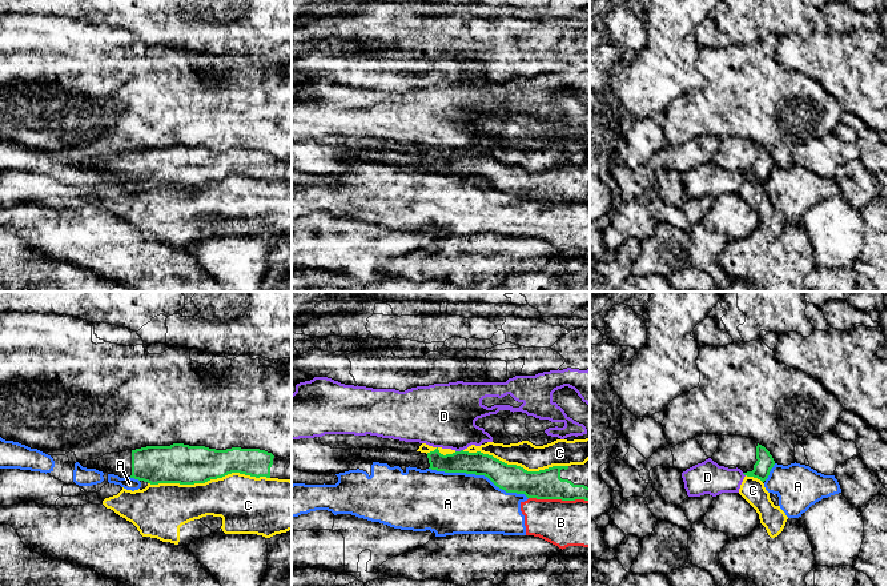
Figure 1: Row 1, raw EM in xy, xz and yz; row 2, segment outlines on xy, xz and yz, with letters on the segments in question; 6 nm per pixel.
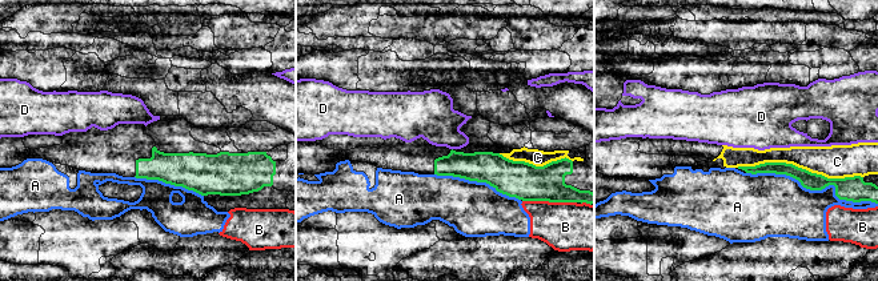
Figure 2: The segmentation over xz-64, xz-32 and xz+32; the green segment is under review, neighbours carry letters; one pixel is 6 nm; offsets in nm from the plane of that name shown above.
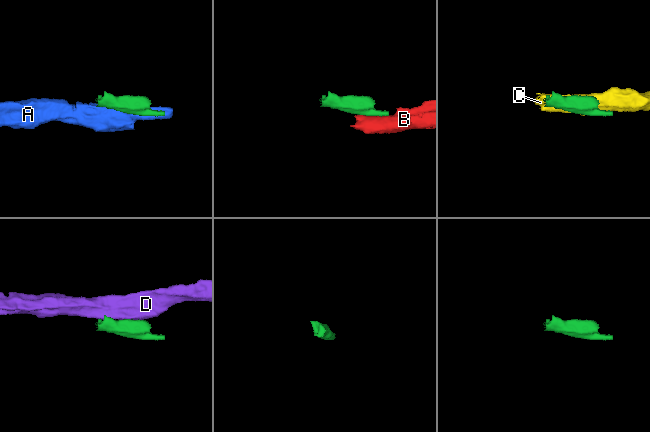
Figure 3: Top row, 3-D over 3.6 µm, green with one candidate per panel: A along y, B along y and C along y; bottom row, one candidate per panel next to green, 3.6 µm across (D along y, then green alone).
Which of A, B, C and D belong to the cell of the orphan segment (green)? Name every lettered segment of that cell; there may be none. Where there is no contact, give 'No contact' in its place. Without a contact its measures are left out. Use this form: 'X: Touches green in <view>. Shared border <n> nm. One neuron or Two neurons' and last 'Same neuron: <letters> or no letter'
A: Touches green in xz. Shared border 650 nm. Two neurons
B: Touches green in xz. Shared border 360 nm. Two neurons
C: Touches green in xy. Shared border 750 nm. Two neurons
D: Touches green in xz. Shared border 50 nm. Two neurons
Same neuron: no letter

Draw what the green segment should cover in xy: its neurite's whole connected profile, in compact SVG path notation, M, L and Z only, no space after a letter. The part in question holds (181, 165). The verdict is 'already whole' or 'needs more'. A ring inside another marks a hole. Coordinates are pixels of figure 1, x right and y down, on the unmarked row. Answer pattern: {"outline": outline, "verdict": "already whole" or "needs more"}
{"outline": "M173 145L111 154L79 165L87 170L120 180L130 178L150 186L205 185L232 174L292 182L292 158L280 160L260 150L216 152Z", "verdict": "needs more"}

